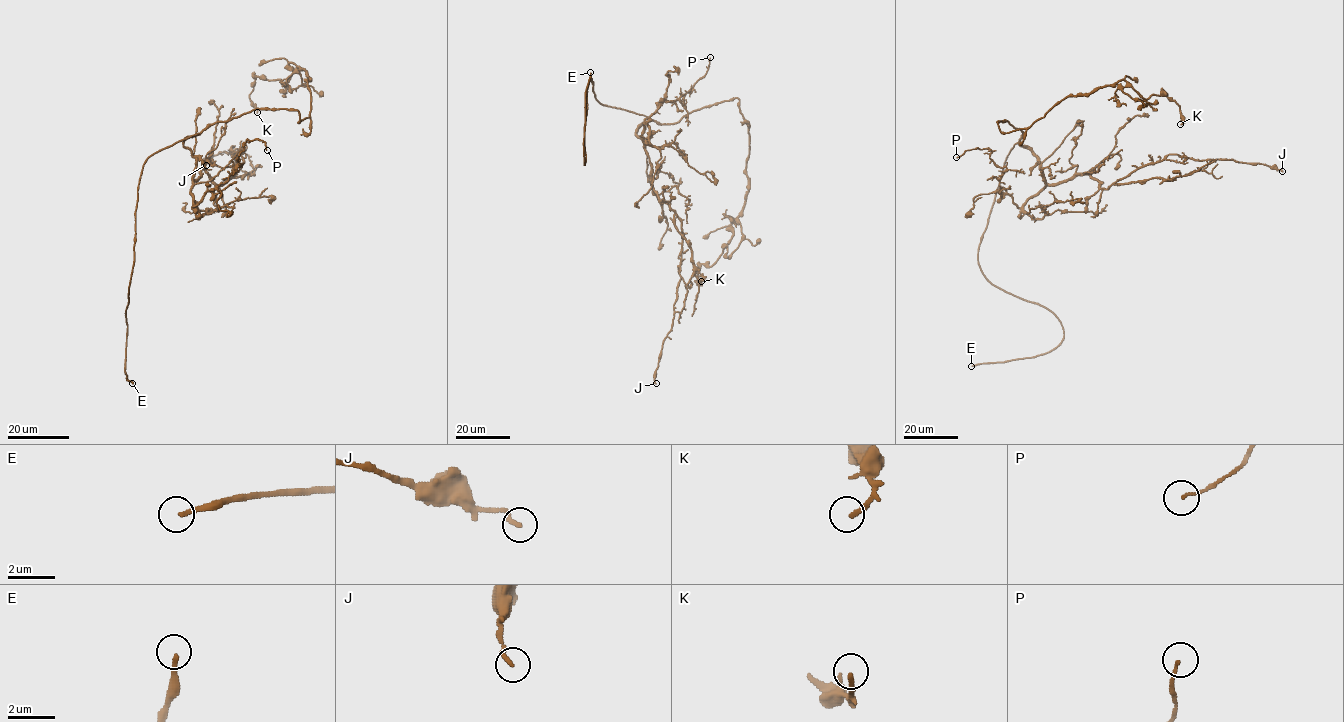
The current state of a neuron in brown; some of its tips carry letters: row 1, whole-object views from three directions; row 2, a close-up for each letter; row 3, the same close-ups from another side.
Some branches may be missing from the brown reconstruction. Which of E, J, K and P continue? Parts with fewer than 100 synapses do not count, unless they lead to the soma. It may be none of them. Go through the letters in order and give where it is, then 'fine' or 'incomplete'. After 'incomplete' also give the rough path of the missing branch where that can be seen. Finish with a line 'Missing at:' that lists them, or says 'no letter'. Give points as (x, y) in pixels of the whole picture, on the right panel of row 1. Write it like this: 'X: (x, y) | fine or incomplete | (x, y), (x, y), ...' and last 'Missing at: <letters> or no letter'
E: (971, 366) | incomplete | (971, 366), (938, 379), (928, 392), (934, 399), (944, 400), (958, 413)
J: (1282, 171) | fine
K: (1180, 124) | fine
P: (956, 157) | fine
Missing at: E

